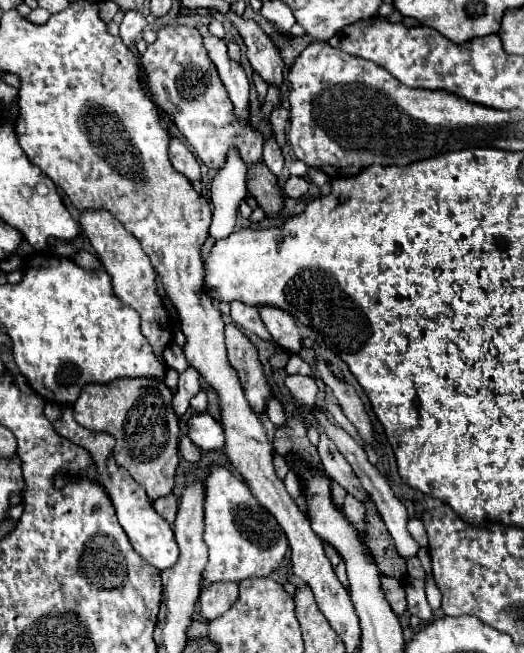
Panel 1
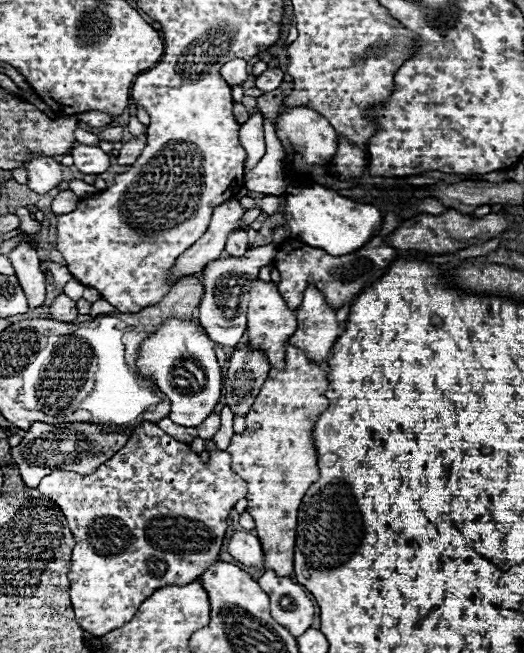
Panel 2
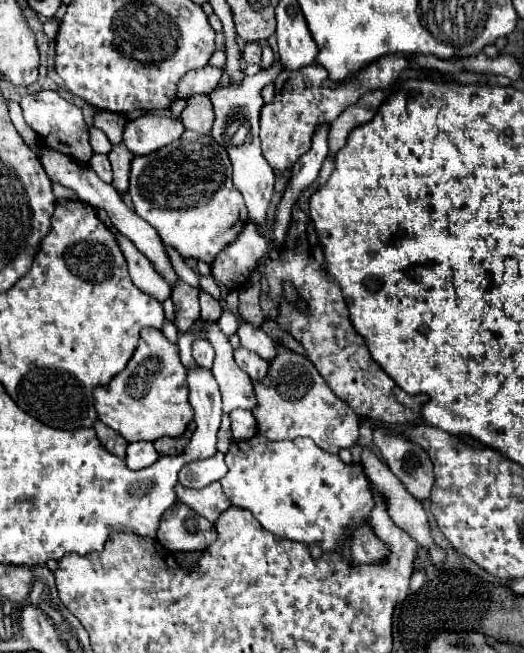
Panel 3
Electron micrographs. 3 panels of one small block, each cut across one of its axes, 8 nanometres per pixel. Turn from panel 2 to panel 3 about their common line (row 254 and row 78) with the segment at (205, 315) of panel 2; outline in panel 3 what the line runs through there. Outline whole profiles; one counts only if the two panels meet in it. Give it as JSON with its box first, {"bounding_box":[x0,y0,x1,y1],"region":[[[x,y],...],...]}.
{"bounding_box":[208,64,282,224],"region":[[[274,64],[268,70],[260,70],[258,74],[244,78],[242,84],[226,82],[208,94],[208,98],[214,106],[214,114],[216,114],[216,120],[212,126],[212,138],[216,142],[218,142],[218,138],[228,138],[222,144],[224,144],[224,148],[230,156],[232,168],[234,168],[234,186],[242,192],[246,206],[248,206],[250,220],[254,224],[266,222],[266,208],[268,208],[268,202],[270,202],[272,190],[274,190],[274,172],[272,172],[270,164],[266,162],[266,158],[262,156],[260,140],[258,140],[258,118],[260,118],[260,110],[264,106],[260,92],[266,84],[276,80],[280,70],[282,70],[282,64]]]}

